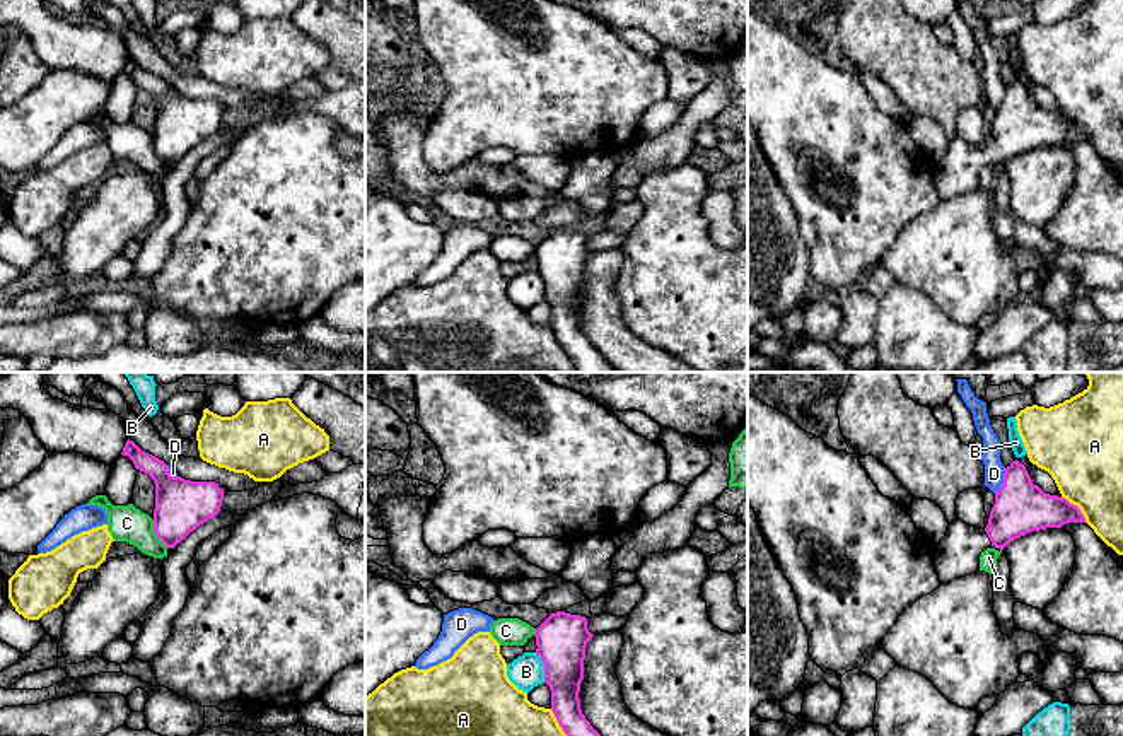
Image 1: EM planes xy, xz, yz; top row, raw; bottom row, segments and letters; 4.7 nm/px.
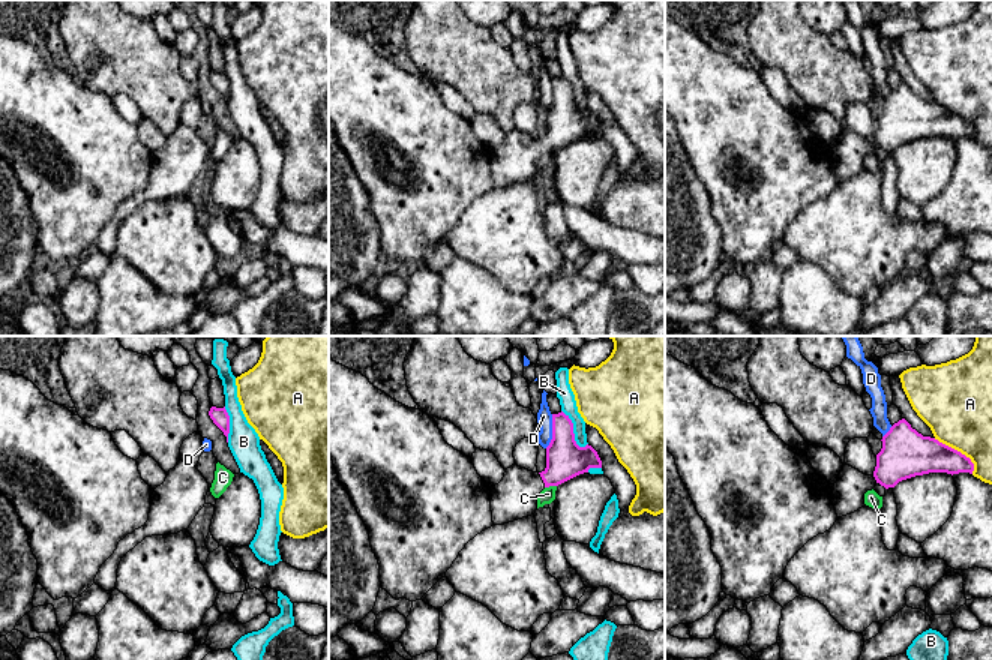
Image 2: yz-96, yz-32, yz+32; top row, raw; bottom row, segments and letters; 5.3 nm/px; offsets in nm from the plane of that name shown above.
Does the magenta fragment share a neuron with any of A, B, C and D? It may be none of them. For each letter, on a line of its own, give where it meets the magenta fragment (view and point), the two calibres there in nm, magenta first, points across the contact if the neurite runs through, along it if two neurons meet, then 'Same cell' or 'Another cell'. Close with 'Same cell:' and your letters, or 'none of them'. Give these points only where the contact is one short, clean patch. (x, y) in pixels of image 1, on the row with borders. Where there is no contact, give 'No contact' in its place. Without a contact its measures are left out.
A: Touches magenta at yz (1077, 508). Thickness 240 nm (magenta) against 360 nm. Another cell
B: Touches magenta at xz (545, 668). Thickness 240 nm (magenta) against 160 nm. Boundary: xz (535, 653), (543, 663), (545, 682). Another cell
C: Touches magenta at xy (156, 533). Thickness 240 nm (magenta) against 170 nm. Boundary: xy (152, 519), (152, 530), (168, 547). Another cell
D: Touches magenta at yz (1004, 482). Thickness 240 nm (magenta) against 100 nm. Boundary: yz (1006, 468), (1002, 485), (995, 494). Another cell
Same cell: none of them

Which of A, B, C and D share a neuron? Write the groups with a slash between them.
A / B / C / D

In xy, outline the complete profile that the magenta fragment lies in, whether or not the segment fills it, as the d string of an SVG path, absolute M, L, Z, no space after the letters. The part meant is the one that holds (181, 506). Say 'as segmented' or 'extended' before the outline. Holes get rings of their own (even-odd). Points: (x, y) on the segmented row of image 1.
as segmented | M130 439L121 454L155 483L154 531L167 548L174 548L220 512L225 492L218 483L172 476L162 459L142 451Z

